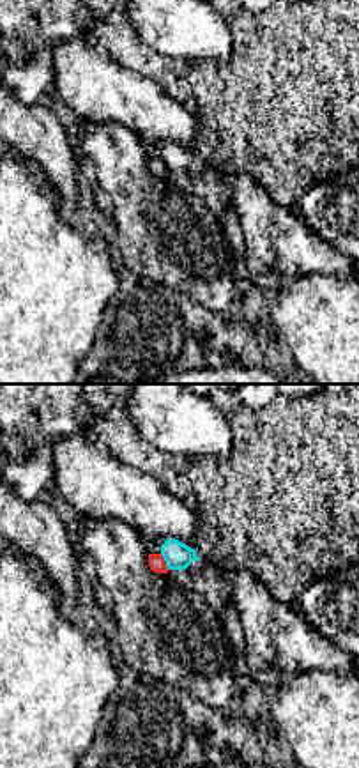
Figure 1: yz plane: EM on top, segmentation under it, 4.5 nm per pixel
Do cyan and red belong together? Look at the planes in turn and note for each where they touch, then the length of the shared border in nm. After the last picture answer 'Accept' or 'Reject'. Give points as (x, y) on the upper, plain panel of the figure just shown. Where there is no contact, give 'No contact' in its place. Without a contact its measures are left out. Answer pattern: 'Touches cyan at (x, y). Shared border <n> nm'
Touches cyan at (165, 163). Shared border 80 nm

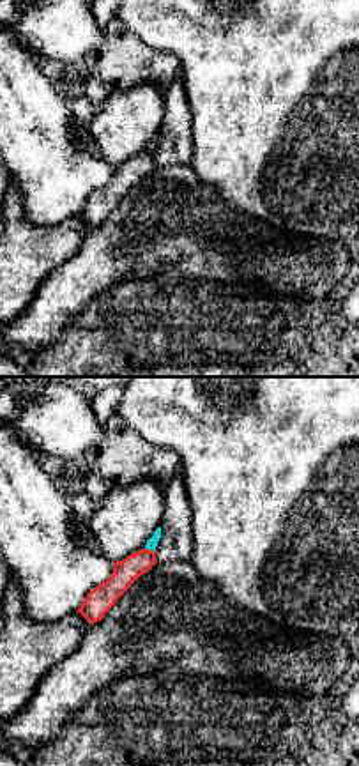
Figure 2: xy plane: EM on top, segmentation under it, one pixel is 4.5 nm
Touches cyan at (151, 153). Shared border 50 nm

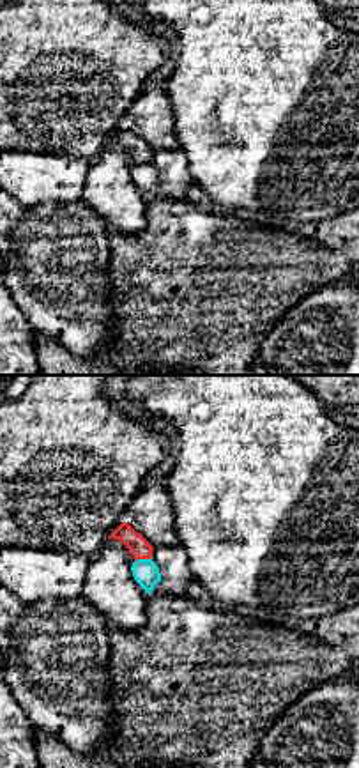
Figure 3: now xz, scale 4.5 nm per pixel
Touches cyan at (142, 163). Shared border 80 nm

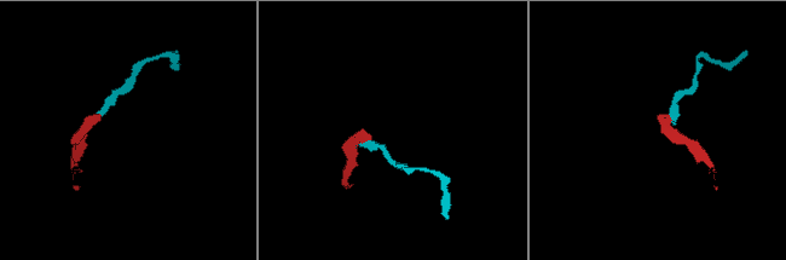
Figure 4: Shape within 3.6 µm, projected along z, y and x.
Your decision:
Reject

